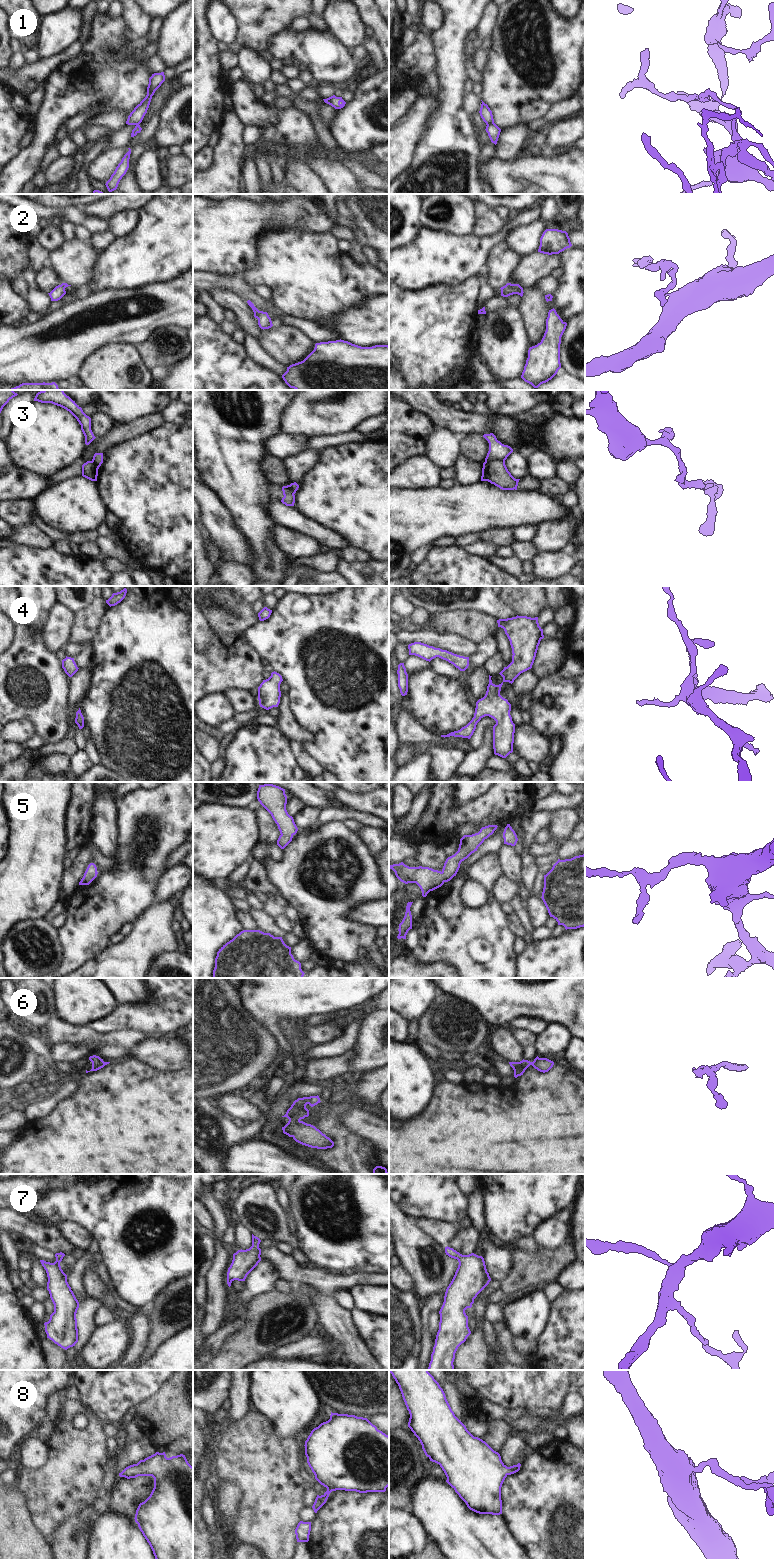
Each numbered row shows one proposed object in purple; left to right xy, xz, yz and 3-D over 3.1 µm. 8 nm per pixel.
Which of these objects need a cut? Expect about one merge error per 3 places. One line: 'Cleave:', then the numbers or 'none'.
Cleave: 1, 2, 3

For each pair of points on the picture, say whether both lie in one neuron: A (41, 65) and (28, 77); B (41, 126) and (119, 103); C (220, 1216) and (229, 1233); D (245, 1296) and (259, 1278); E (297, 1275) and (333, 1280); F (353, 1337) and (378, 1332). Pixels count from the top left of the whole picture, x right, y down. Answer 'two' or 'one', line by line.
A: one
B: one
C: two
D: one
E: one
F: two

